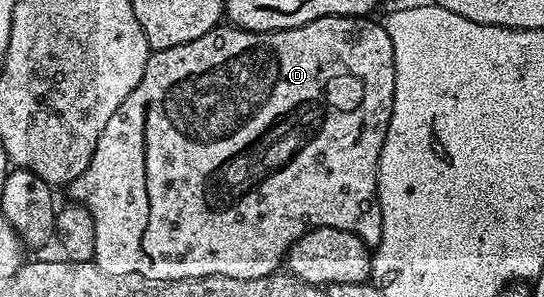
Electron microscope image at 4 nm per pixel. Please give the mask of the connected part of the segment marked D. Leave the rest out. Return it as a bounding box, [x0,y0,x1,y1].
[67,16,395,280]

